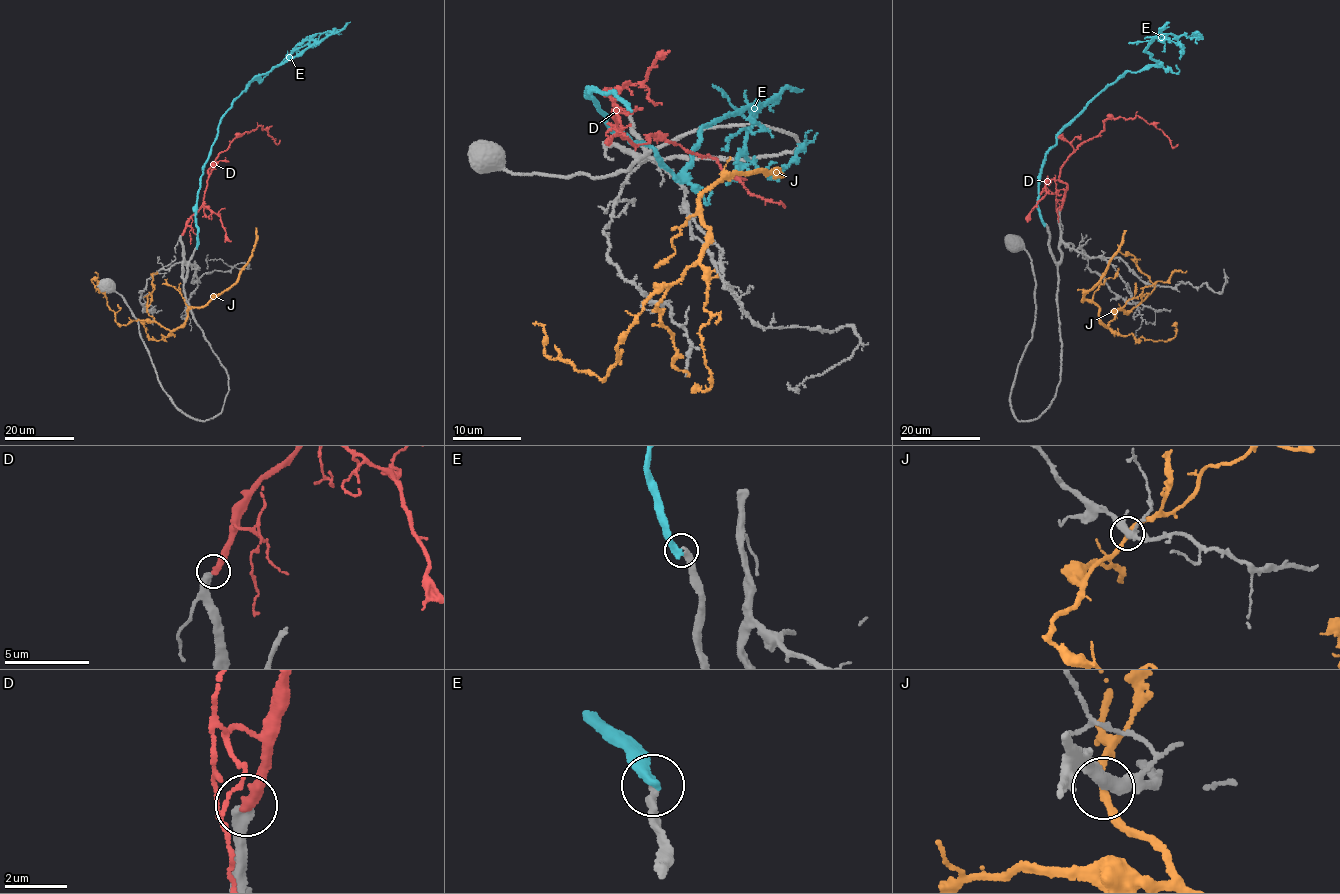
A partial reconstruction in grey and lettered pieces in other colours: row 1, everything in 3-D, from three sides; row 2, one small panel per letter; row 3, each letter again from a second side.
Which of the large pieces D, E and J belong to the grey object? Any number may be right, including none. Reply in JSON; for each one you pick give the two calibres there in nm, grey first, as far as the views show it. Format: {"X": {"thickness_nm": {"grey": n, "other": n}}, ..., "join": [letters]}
{"join": []}

